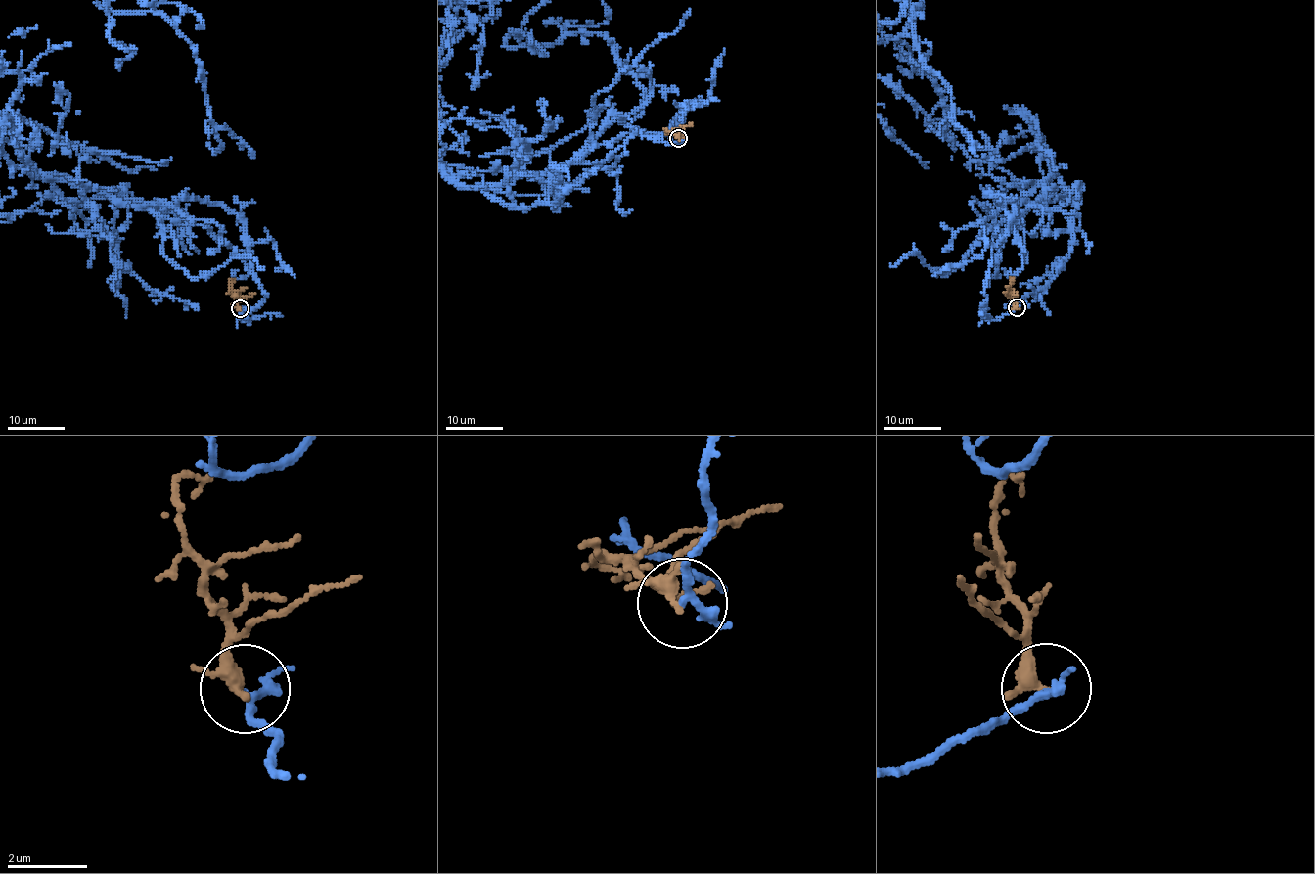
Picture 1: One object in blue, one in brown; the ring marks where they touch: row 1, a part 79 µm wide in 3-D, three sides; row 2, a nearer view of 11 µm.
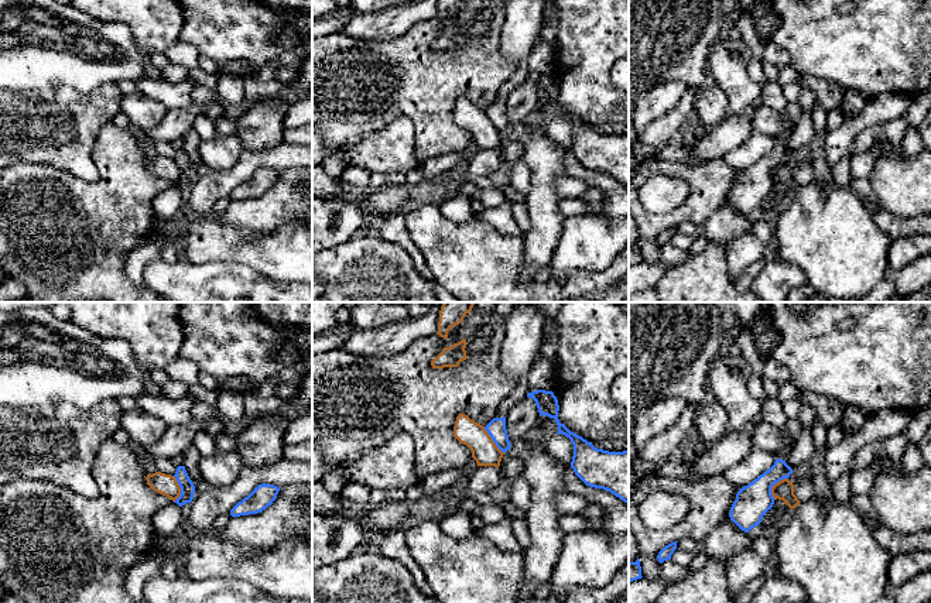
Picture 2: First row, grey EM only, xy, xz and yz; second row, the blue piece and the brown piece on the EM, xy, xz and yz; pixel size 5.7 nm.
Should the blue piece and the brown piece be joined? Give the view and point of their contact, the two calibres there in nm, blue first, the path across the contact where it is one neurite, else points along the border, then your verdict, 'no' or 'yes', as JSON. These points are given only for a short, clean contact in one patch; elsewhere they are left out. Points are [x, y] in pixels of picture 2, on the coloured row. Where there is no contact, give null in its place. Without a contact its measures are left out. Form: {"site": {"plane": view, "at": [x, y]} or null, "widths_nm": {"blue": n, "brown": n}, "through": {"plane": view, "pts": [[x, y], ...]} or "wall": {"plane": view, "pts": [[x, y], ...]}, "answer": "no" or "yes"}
{"site": {"plane": "yz", "at": [772, 486]}, "widths_nm": {"blue": 190, "brown": 110}, "wall": {"plane": "yz", "pts": [[787, 478], [783, 478], [772, 487], [773, 499]]}, "answer": "no"}

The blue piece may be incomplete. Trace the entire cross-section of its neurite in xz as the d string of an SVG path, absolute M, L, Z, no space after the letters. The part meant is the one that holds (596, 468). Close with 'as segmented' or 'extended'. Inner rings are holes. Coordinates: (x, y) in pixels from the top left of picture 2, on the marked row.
M537 390L527 397L535 401L540 417L554 418L558 432L571 439L574 456L571 467L575 474L586 484L595 489L603 489L629 504L629 450L609 452L598 449L582 436L571 432L558 419L558 400L552 391Z; as segmented

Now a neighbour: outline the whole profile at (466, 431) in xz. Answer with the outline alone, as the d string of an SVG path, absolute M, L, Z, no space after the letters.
M459 414L456 417L453 436L472 450L478 466L500 466L504 453L496 446L485 426L468 415Z

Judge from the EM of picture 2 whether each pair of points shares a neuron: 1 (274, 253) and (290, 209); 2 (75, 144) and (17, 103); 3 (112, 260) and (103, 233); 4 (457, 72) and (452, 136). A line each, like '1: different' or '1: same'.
1: different
2: same
3: same
4: same

